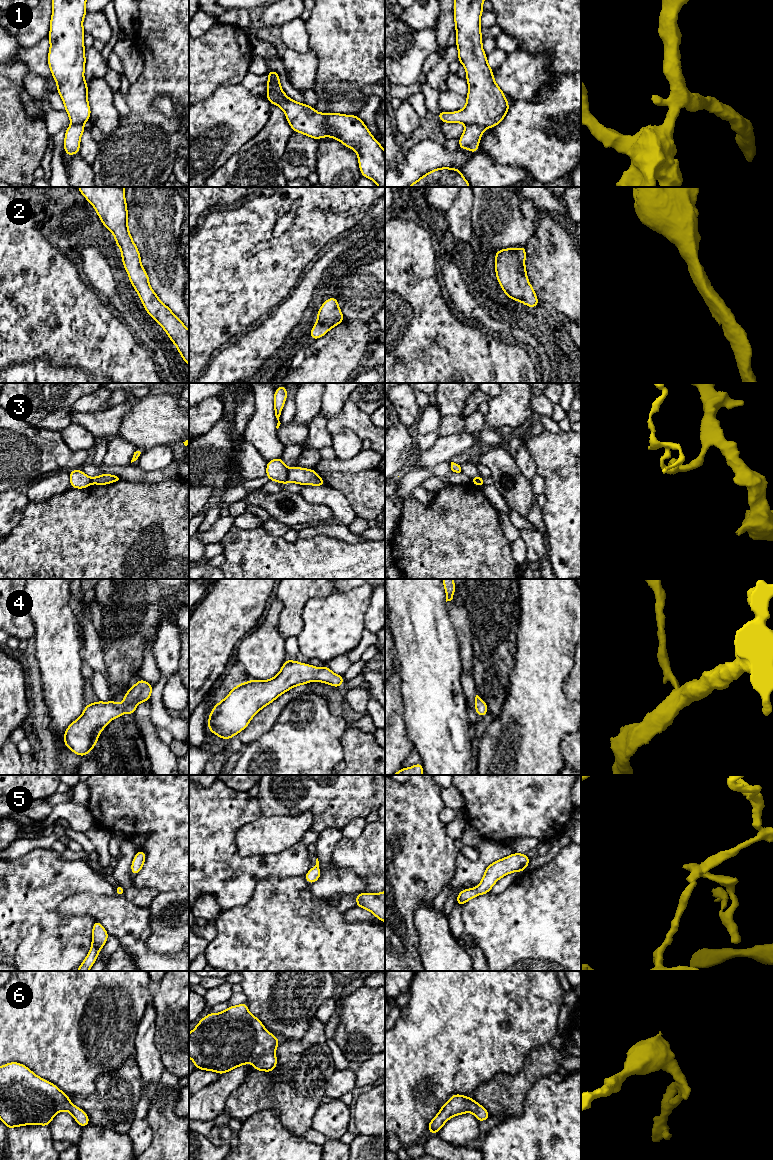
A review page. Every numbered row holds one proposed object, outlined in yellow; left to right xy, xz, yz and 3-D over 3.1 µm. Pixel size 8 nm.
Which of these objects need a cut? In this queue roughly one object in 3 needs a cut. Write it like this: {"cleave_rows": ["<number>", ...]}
{"cleave_rows": ["1", "3"]}

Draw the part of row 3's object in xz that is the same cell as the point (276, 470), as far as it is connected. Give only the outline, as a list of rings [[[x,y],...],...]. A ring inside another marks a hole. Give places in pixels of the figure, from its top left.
[[[282,456],[267,462],[266,476],[271,481],[287,484],[288,468],[285,466]]]

